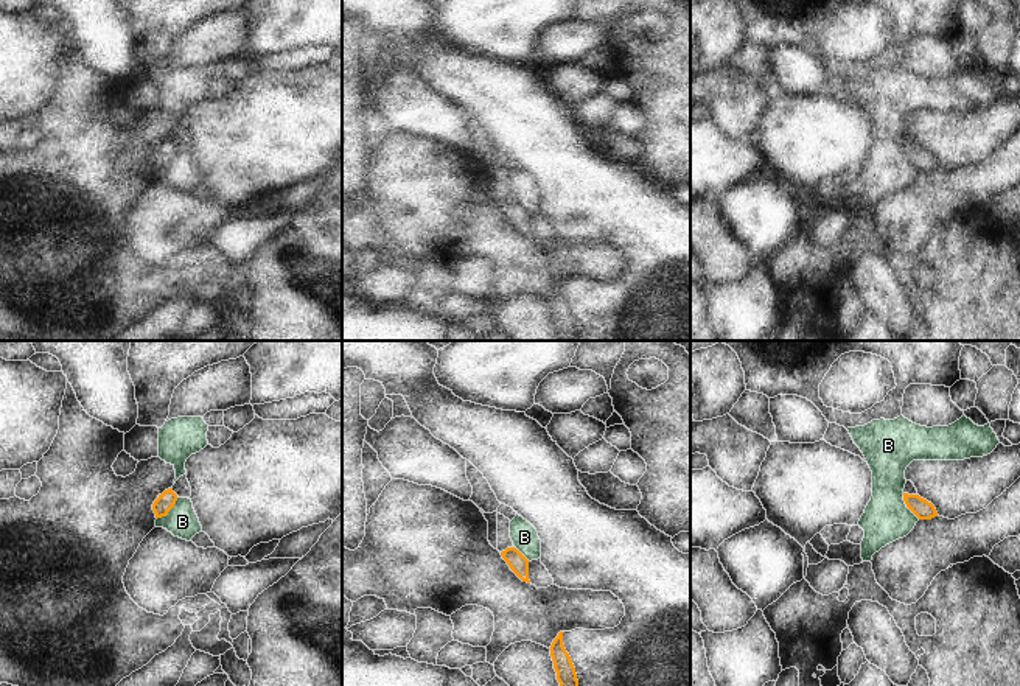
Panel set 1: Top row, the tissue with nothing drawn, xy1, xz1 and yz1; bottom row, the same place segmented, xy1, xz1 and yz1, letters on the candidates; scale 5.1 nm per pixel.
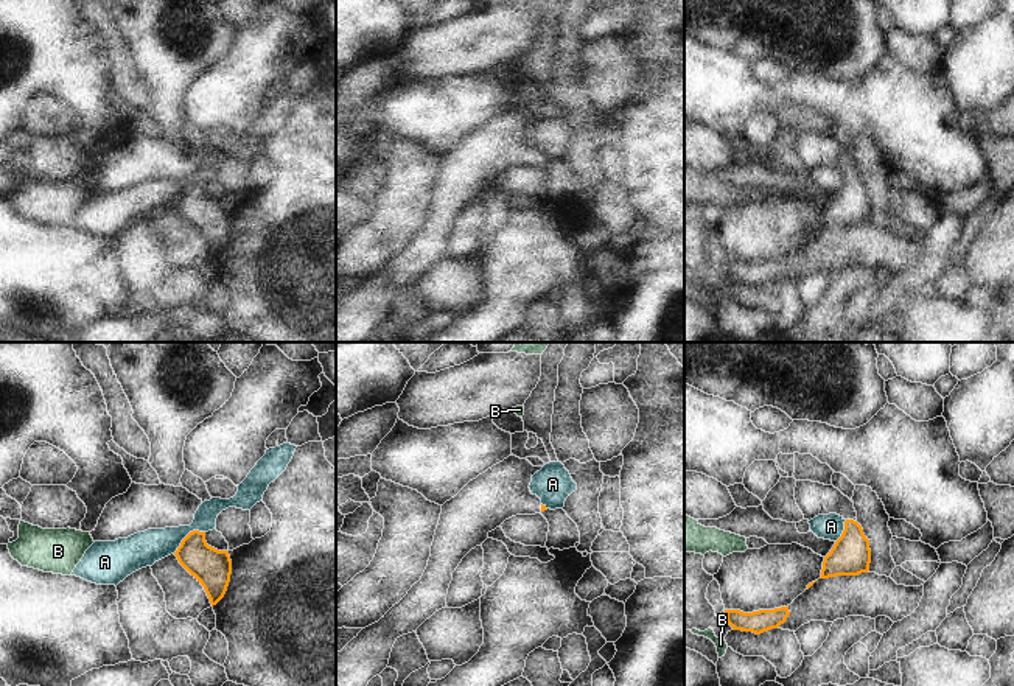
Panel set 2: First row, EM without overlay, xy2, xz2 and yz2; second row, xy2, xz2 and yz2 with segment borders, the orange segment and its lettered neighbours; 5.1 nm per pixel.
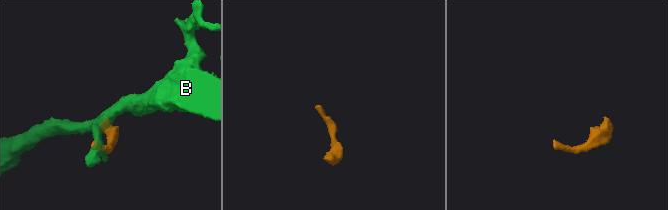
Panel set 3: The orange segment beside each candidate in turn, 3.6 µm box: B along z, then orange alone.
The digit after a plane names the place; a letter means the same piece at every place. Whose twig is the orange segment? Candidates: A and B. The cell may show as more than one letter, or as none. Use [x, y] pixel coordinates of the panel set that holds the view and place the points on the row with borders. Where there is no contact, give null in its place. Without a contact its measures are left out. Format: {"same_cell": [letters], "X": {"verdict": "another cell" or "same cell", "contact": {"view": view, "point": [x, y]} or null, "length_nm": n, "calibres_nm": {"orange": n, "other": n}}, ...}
{"same_cell": [], "A": {"verdict": "another cell", "contact": {"view": "xy2", "point": [187, 535]}, "length_nm": 200, "calibres_nm": {"orange": 190, "other": 180}}, "B": {"verdict": "another cell", "contact": {"view": "xy1", "point": [170, 509]}, "length_nm": 160, "calibres_nm": {"orange": 90, "other": 160}}}

